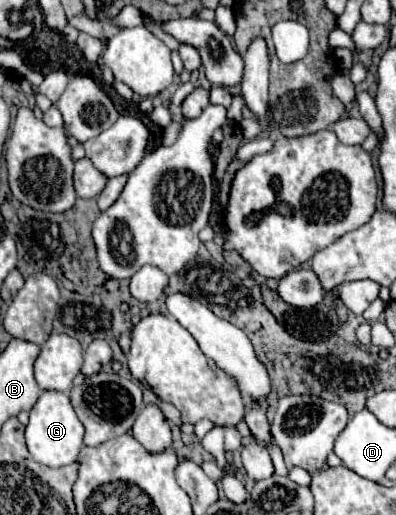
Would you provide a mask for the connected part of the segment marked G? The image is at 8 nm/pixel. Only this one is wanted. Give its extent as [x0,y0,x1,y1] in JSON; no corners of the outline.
[25,390,83,468]

